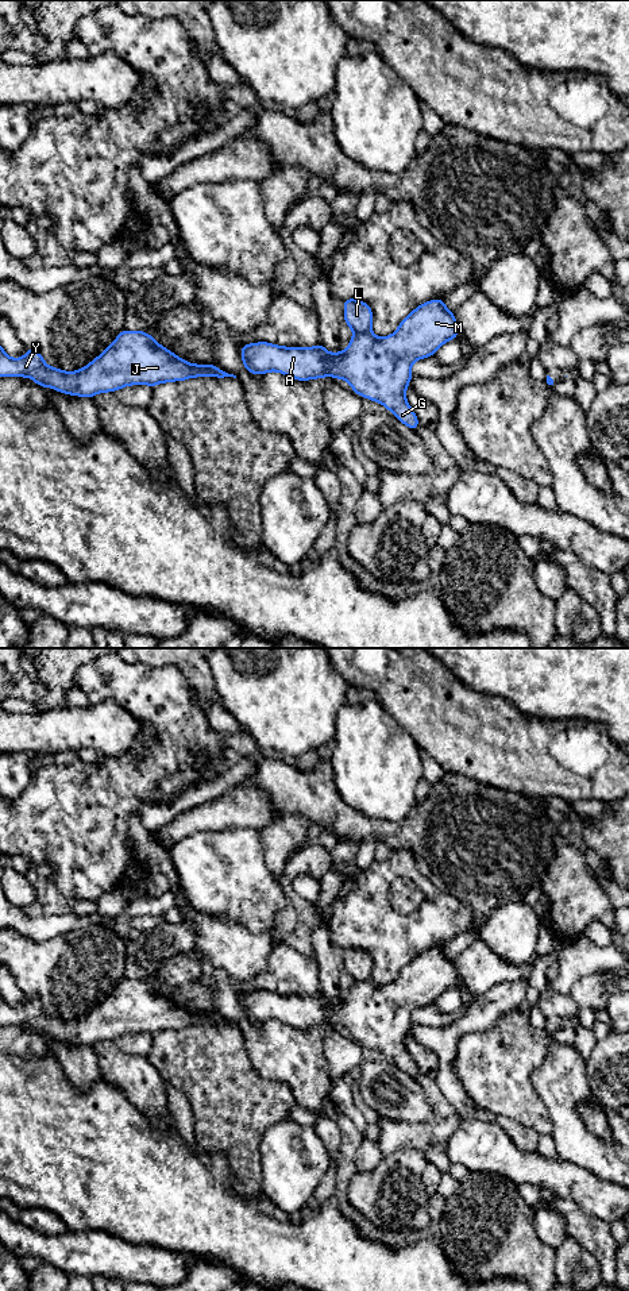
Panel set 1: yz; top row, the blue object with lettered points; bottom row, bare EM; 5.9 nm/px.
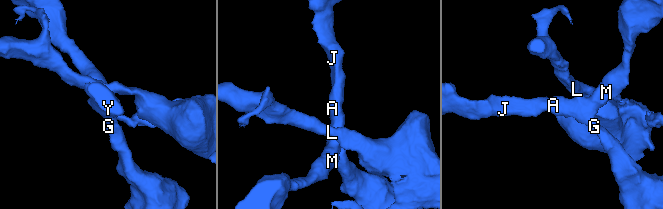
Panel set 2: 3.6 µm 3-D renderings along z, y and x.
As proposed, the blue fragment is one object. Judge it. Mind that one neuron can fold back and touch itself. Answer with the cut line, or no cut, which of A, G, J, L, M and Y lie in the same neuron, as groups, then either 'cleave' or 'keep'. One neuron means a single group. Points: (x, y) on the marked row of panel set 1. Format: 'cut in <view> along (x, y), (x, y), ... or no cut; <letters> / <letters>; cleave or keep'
cut in yz along (369, 330), (355, 334); A G J M Y / L; cleave

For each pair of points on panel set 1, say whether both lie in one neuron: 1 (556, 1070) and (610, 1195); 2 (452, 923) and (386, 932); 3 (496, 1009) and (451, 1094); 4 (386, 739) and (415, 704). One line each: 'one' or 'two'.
1: two
2: one
3: one
4: two

